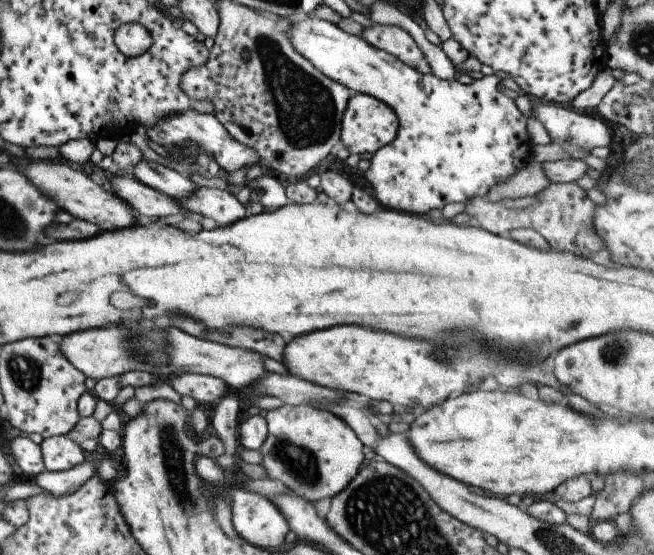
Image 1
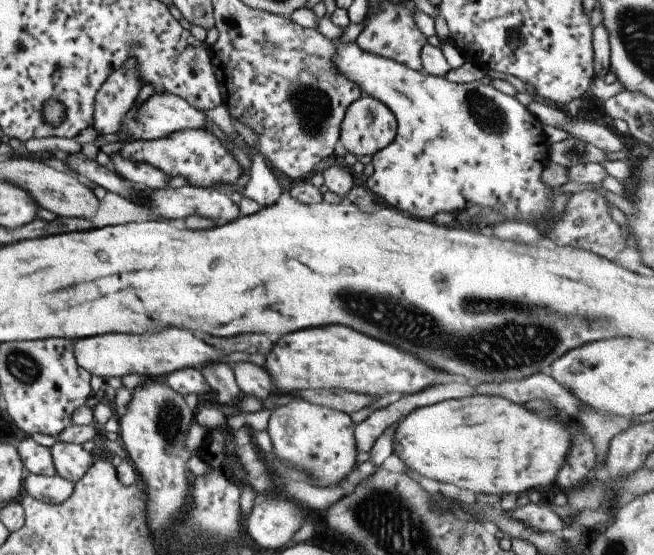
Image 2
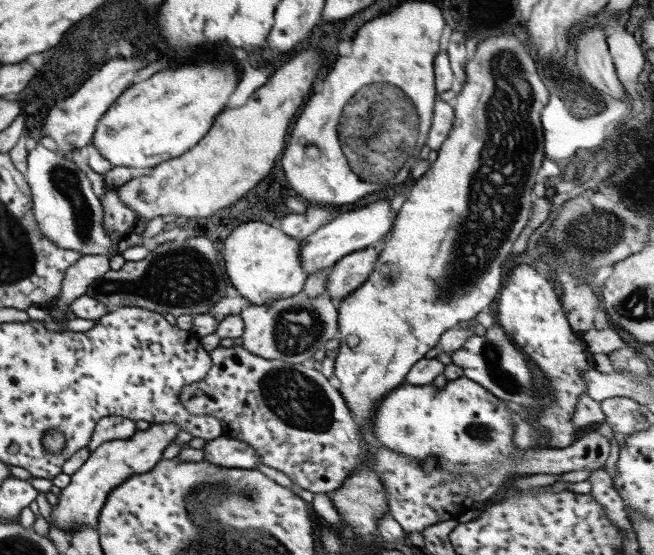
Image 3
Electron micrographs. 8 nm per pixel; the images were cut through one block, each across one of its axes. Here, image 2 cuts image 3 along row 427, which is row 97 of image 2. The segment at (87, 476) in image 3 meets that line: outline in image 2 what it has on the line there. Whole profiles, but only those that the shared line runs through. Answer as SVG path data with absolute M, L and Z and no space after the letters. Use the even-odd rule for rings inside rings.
M153 92L149 98L137 105L135 102L131 104L127 114L121 120L121 128L119 128L119 136L130 140L155 140L157 138L165 138L175 132L175 130L185 130L185 128L203 128L207 126L208 118L205 118L203 112L199 112L185 100L173 94L157 94Z

